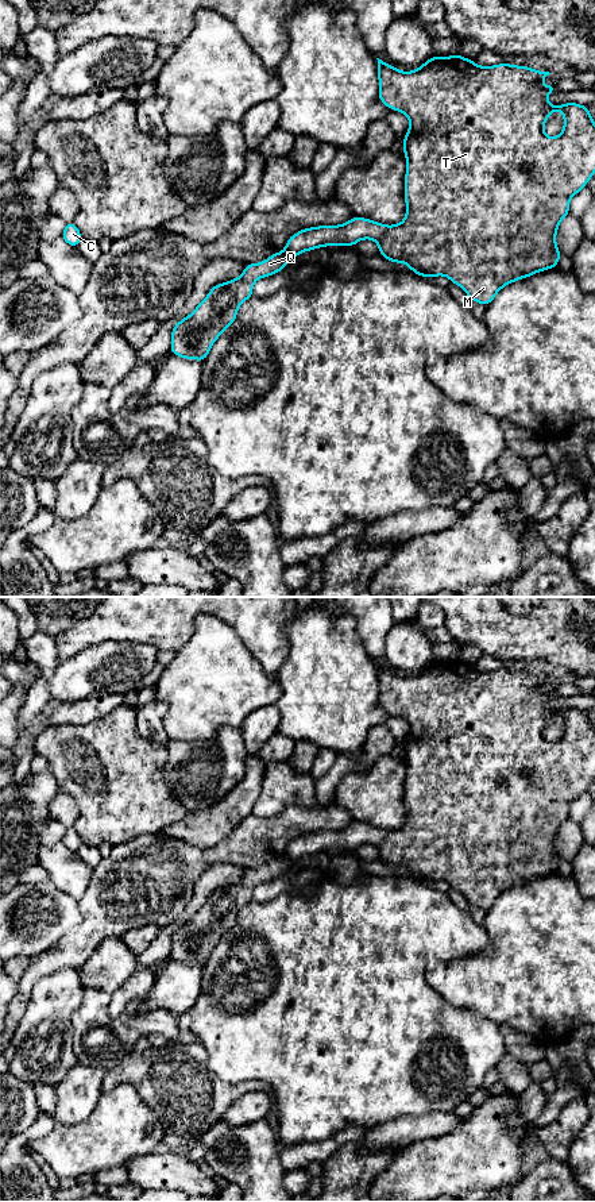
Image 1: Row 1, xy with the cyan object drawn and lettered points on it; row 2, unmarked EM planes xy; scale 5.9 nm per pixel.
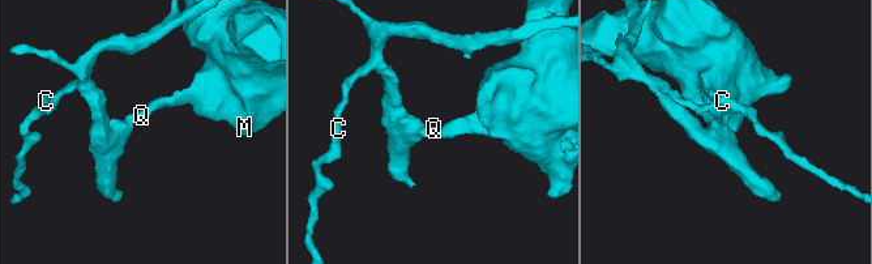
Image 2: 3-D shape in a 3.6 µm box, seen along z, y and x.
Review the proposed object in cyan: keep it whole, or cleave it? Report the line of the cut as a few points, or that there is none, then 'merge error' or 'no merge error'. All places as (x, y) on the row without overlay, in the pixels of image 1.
xy (285, 855), (290, 860) | merge error

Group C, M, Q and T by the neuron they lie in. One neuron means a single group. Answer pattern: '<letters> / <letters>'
C Q / M T

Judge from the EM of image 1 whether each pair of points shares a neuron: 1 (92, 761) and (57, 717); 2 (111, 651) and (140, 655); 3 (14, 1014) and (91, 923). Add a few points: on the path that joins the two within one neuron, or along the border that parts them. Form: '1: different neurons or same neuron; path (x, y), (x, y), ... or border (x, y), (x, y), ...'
1: different neurons; border (92, 720), (84, 724), (50, 725)
2: same neuron; path (118, 655), (134, 655)
3: same neuron; path (24, 990), (29, 979), (46, 962), (68, 947)

